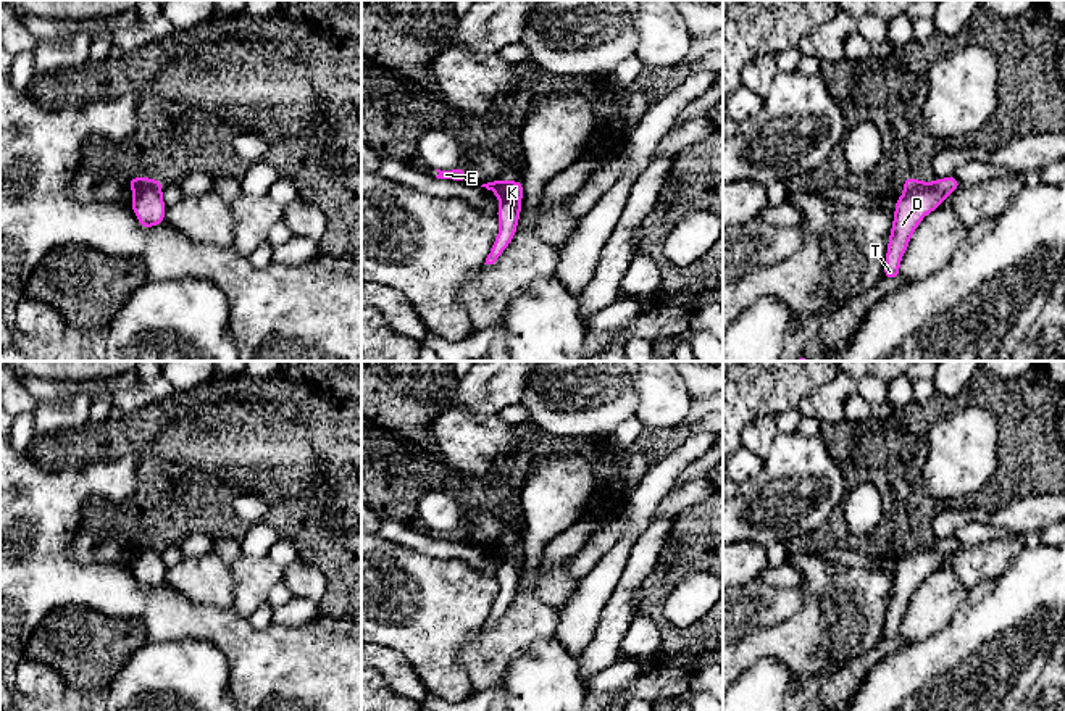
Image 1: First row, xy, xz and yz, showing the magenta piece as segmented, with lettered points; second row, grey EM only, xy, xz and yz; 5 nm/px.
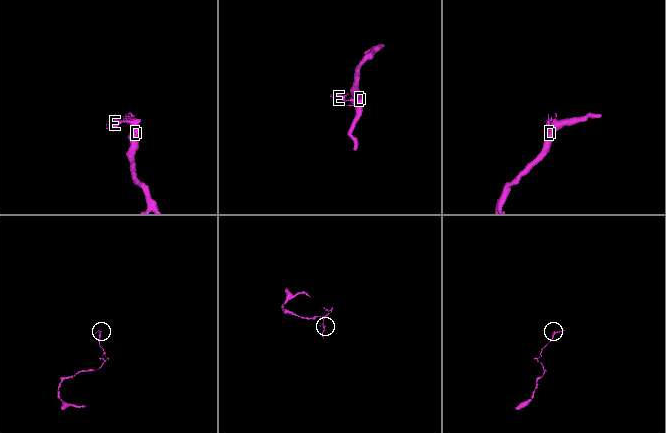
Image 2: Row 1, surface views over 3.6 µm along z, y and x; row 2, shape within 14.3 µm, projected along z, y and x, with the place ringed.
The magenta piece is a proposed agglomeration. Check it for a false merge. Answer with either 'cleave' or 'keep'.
cleave

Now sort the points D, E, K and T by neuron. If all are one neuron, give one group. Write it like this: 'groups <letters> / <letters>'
groups D K T / E

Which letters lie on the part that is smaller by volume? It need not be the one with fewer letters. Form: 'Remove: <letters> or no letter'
Remove: E

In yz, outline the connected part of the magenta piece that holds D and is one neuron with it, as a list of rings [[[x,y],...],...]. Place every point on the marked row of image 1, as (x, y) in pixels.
[[[952,174],[933,182],[925,182],[917,192],[896,198],[894,221],[886,250],[883,279],[899,279],[900,261],[910,239],[926,214],[942,206],[944,198],[960,189],[958,179]]]

